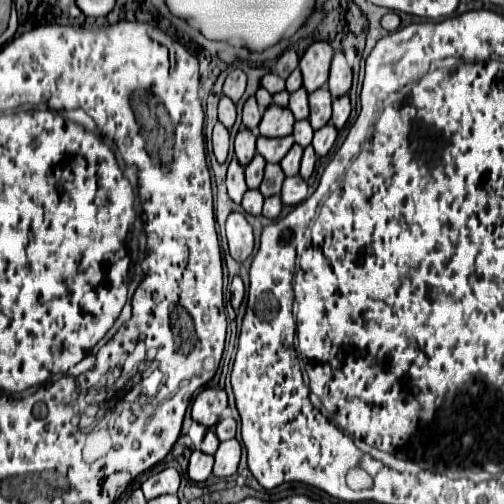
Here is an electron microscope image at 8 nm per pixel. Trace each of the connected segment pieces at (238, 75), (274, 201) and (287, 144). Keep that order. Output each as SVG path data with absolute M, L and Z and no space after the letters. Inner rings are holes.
M235 68L233 72L229 72L227 80L225 80L225 86L223 86L223 94L227 94L233 102L237 102L243 92L245 92L245 86L247 86L247 76L243 70Z
M271 196L271 198L265 198L265 204L263 204L263 216L267 216L269 220L275 220L281 212L281 198L279 196Z
M257 136L257 152L267 160L267 162L281 162L283 154L289 152L289 148L293 146L293 136L283 136L283 138L263 138Z

